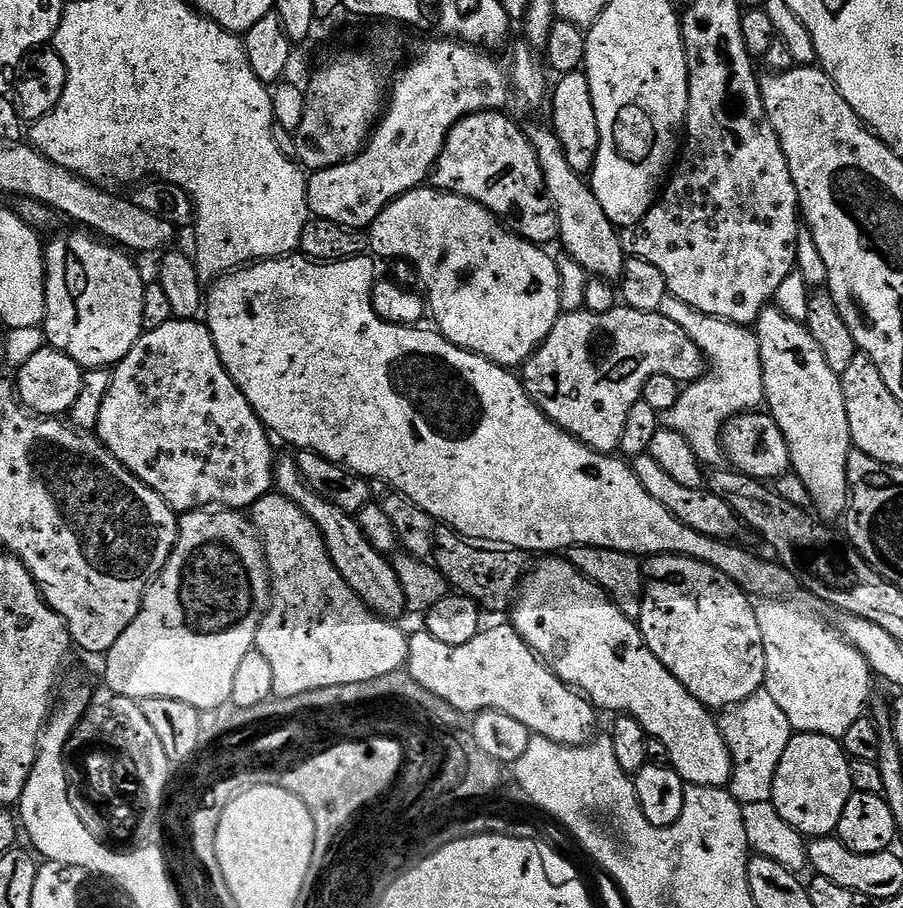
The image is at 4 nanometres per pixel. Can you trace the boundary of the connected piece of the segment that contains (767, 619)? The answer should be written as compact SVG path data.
M765 600L756 604L758 630L762 630L762 646L766 654L766 674L763 691L778 702L782 714L790 718L790 726L796 732L813 732L823 736L843 738L846 730L858 722L858 718L869 711L868 699L872 696L874 673L866 658L854 646L844 641L843 636L816 612L799 608L788 600Z

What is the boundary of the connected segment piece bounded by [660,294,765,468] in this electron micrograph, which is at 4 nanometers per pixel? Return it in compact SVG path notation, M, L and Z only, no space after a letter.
M671 294L663 300L660 312L686 330L687 336L702 350L710 369L681 391L674 407L661 413L661 425L682 434L705 467L721 467L726 460L721 446L725 422L739 413L757 411L765 403L760 343L749 327L703 315Z

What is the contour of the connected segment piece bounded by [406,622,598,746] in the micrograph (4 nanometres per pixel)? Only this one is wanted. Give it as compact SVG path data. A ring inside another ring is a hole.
M511 623L496 624L493 628L485 627L466 646L446 646L446 642L438 642L434 634L427 630L411 633L408 636L408 663L406 671L409 676L422 686L422 690L430 690L430 694L438 694L454 710L479 714L486 711L500 711L522 722L530 733L550 738L550 742L558 742L566 746L587 744L597 735L597 709L588 701L588 697L563 684L548 665L536 655L536 651L516 633Z

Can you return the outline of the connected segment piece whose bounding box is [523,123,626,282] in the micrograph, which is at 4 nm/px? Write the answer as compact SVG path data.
M525 123L523 129L524 137L535 150L538 166L542 170L544 189L548 192L552 211L556 213L558 240L564 243L563 251L584 268L589 277L603 278L609 282L619 281L624 274L626 259L620 232L610 222L610 218L606 218L606 210L598 206L598 198L592 193L591 183L581 173L573 170L570 162L566 162L566 150L562 150L562 142L558 142L555 130L547 123Z

